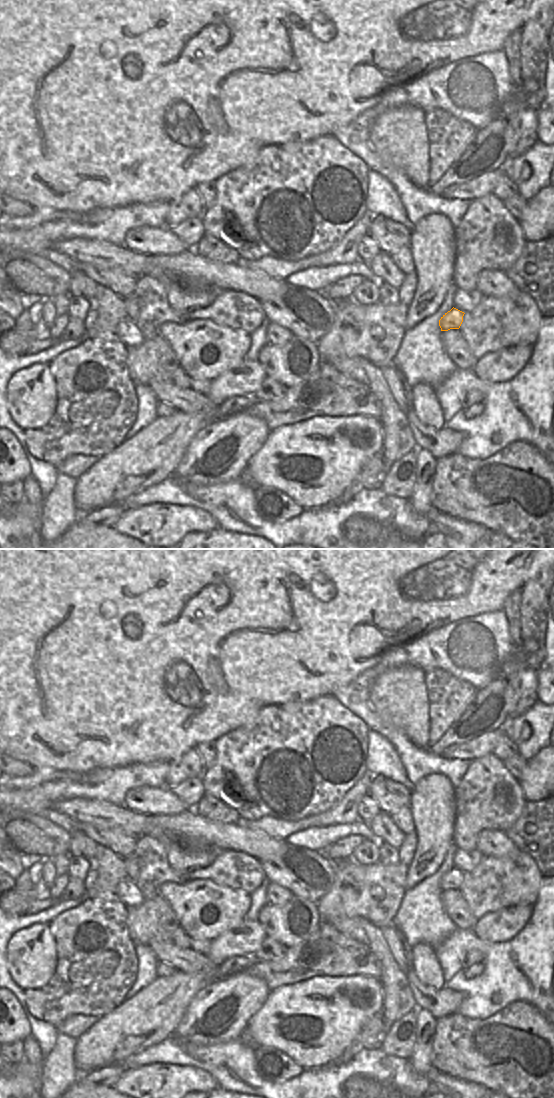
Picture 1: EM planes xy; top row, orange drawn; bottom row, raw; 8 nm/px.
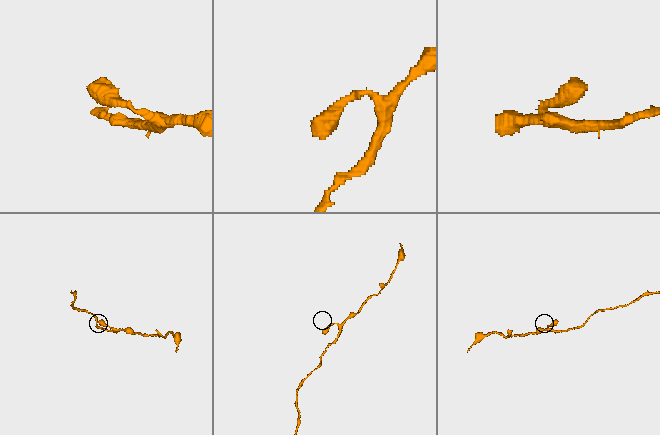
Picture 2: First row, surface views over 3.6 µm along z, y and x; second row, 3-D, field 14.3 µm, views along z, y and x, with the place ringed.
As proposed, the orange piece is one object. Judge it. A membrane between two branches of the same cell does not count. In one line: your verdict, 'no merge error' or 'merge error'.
no merge error

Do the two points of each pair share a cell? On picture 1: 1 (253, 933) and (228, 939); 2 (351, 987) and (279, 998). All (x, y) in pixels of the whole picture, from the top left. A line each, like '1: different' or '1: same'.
1: same
2: same

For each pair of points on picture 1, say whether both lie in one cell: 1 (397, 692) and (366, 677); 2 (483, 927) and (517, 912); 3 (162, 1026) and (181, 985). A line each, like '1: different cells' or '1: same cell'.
1: different cells
2: same cell
3: same cell

